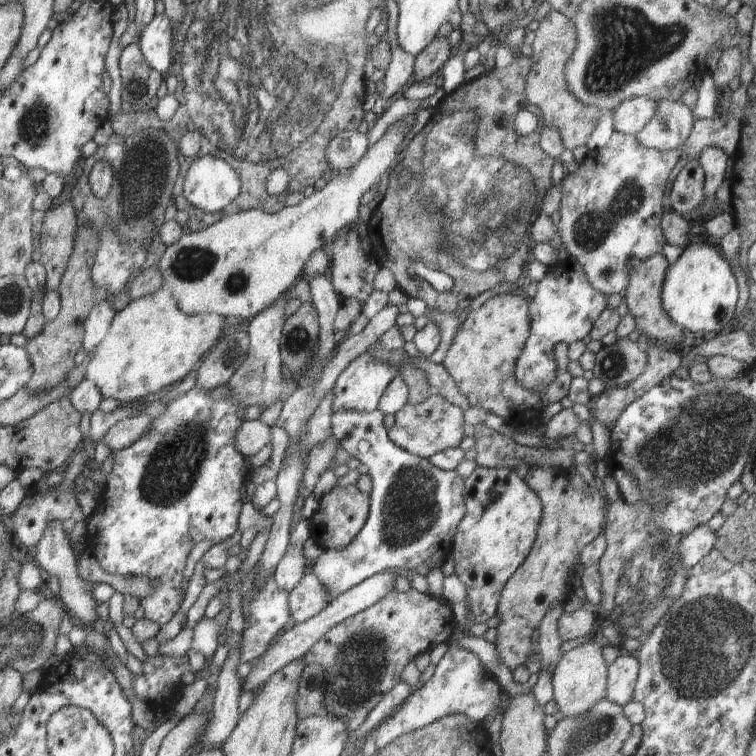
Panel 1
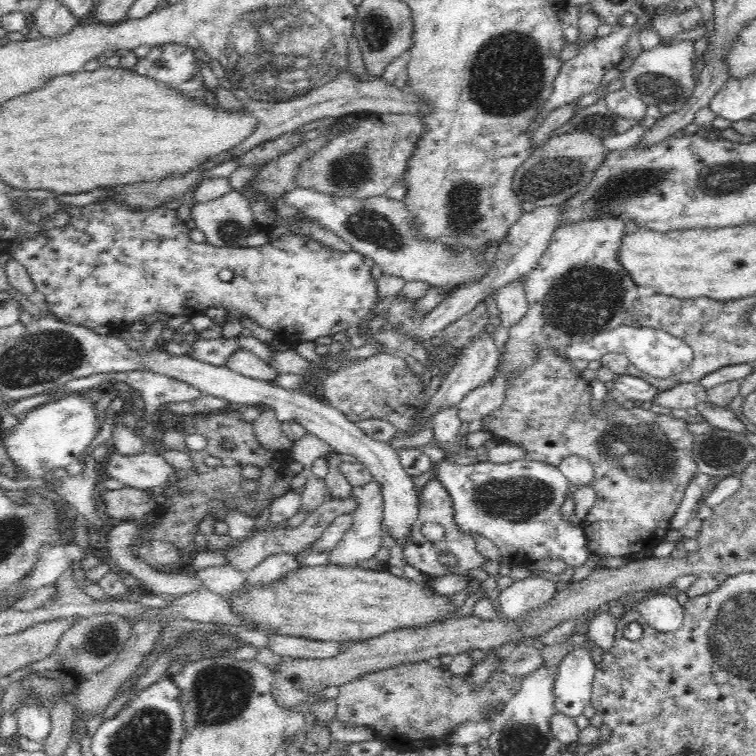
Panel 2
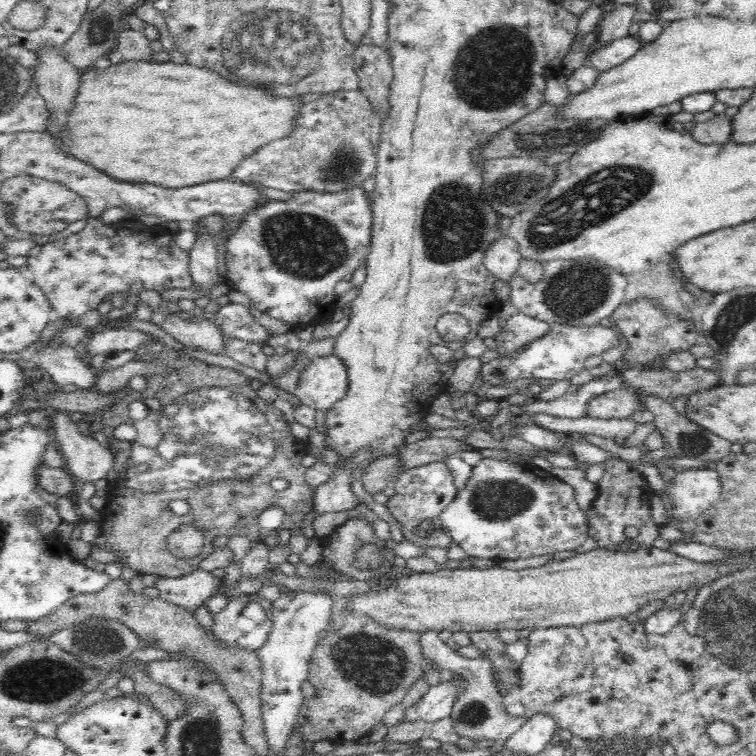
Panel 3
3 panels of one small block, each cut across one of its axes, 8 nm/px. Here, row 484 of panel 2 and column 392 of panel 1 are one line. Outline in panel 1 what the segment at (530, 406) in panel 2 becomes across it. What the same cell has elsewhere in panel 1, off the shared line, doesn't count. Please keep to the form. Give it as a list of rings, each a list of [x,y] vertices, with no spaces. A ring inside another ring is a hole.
[[[415,589],[404,594],[402,591],[394,590],[372,607],[330,628],[330,631],[326,632],[302,658],[302,664],[304,666],[320,664],[324,668],[328,677],[324,708],[326,712],[342,718],[346,722],[346,732],[352,733],[362,726],[368,714],[393,686],[401,682],[401,673],[407,664],[419,655],[430,653],[440,644],[447,643],[458,628],[453,608],[446,599],[422,595]]]

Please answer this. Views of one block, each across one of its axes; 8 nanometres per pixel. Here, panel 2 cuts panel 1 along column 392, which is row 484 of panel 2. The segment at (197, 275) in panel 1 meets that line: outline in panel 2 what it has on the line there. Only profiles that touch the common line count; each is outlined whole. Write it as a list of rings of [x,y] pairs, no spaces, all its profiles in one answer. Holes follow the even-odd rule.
[[[114,451],[108,458],[106,474],[126,487],[142,489],[144,491],[153,487],[163,487],[168,478],[174,474],[176,468],[168,464],[160,454],[136,454],[127,458]]]

